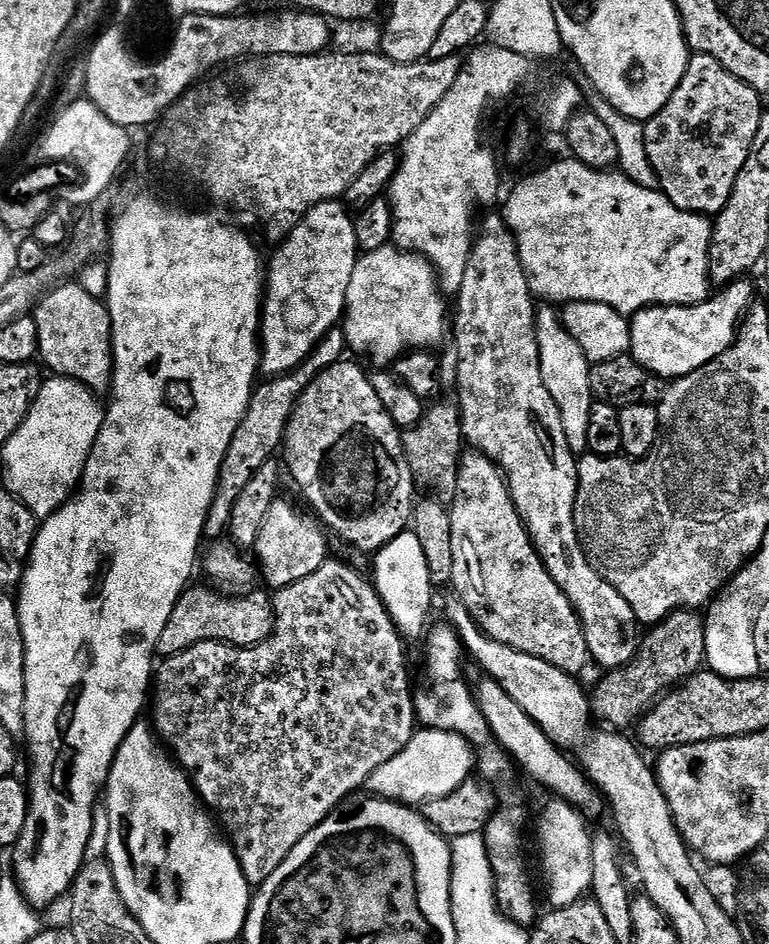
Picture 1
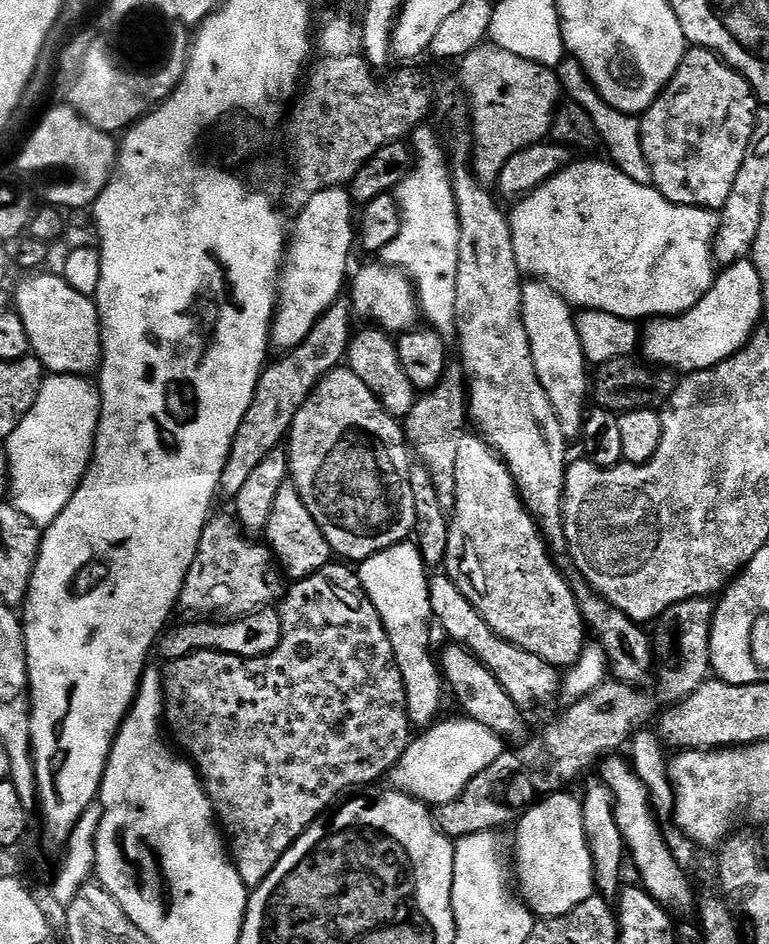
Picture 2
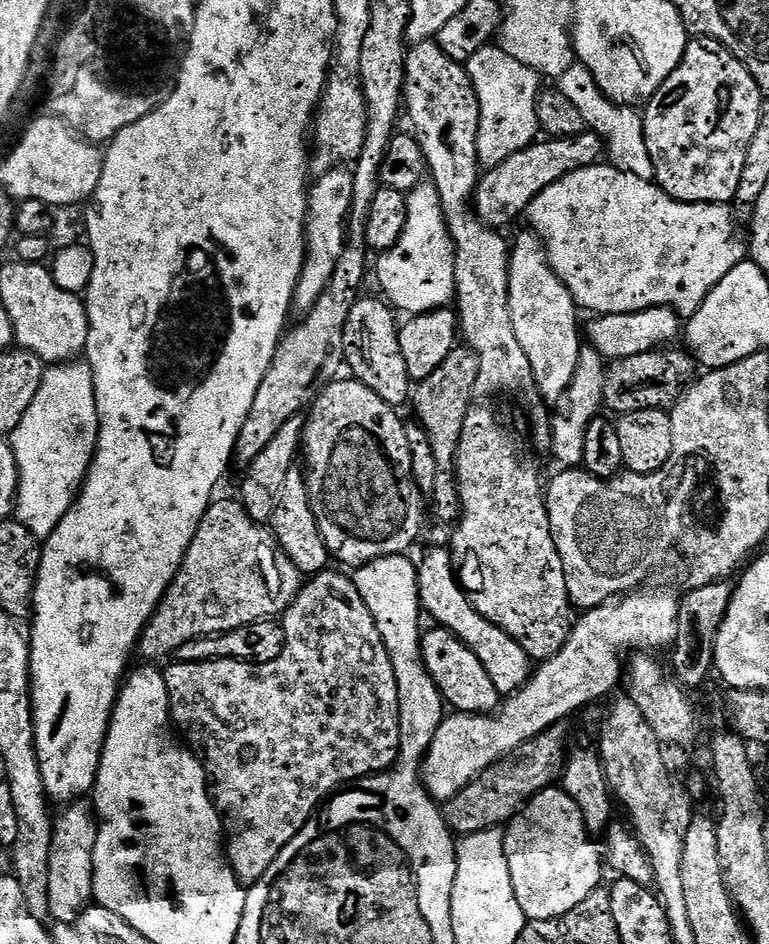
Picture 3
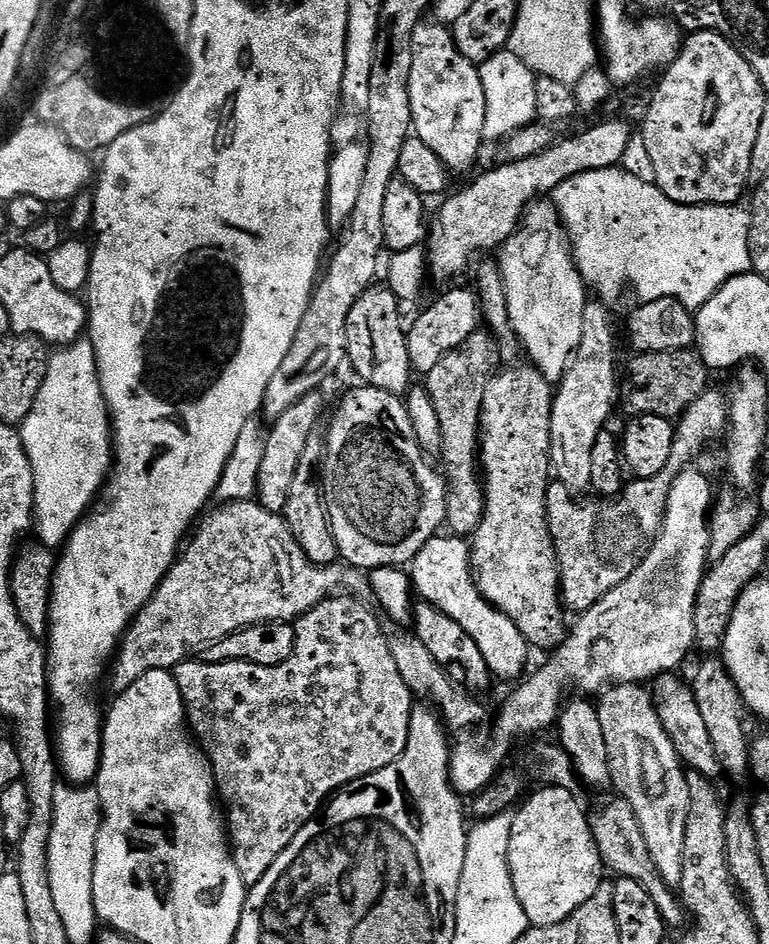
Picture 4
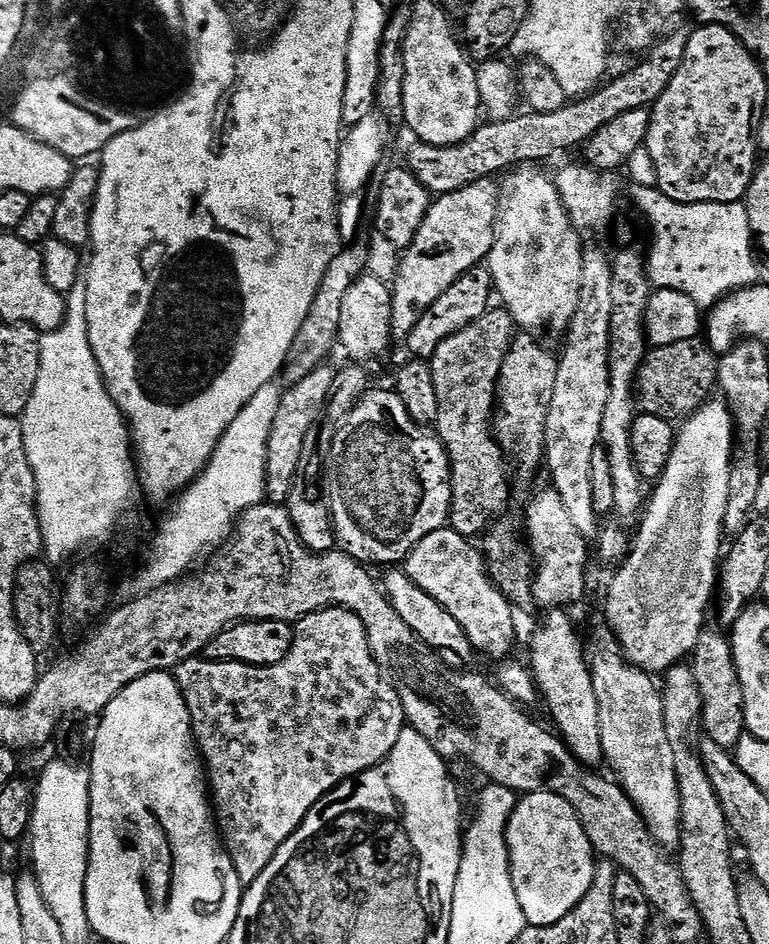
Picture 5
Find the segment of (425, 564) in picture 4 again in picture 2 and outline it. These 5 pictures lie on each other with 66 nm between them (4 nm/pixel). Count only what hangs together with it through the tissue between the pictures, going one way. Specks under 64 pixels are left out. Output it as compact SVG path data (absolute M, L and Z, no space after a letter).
M436 574L428 581L430 590L430 606L437 625L448 631L448 640L455 642L474 653L483 664L498 678L502 690L514 698L514 702L521 706L527 704L540 704L548 700L552 695L557 695L562 684L562 676L551 664L547 664L542 658L522 650L518 646L508 644L478 614L478 610L465 596L456 589L456 584L447 574Z

